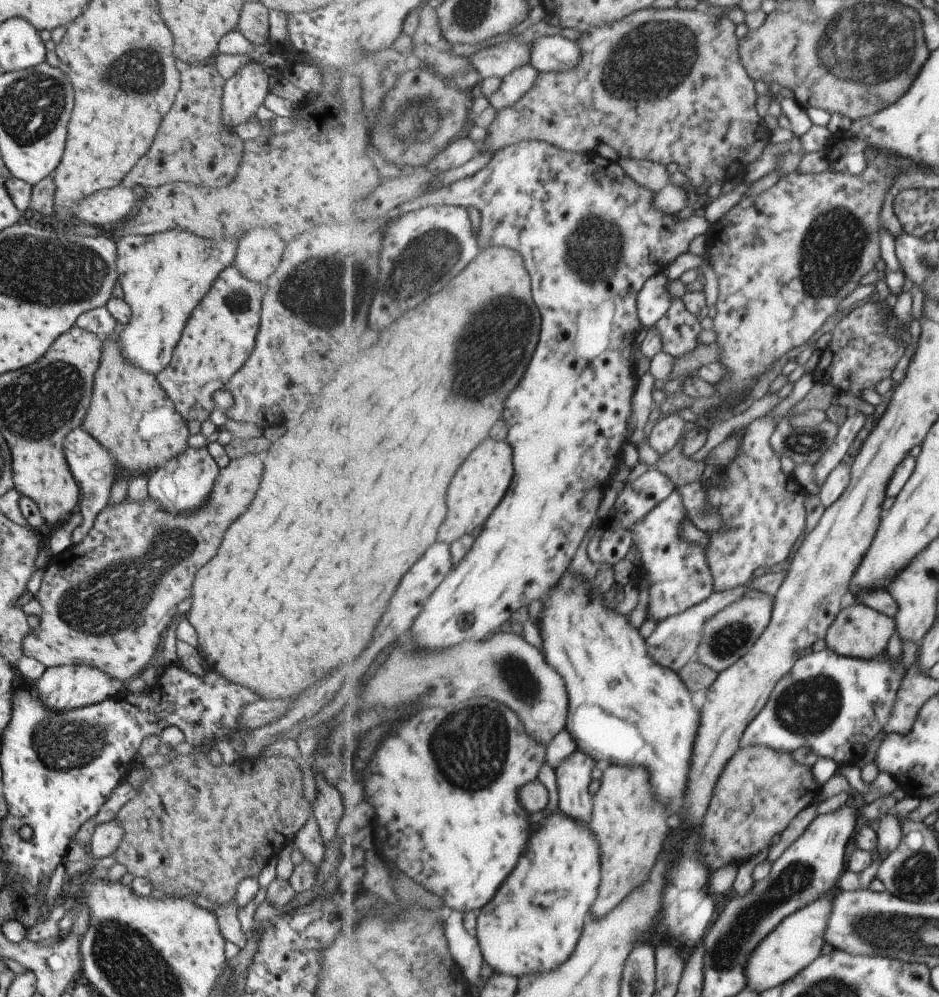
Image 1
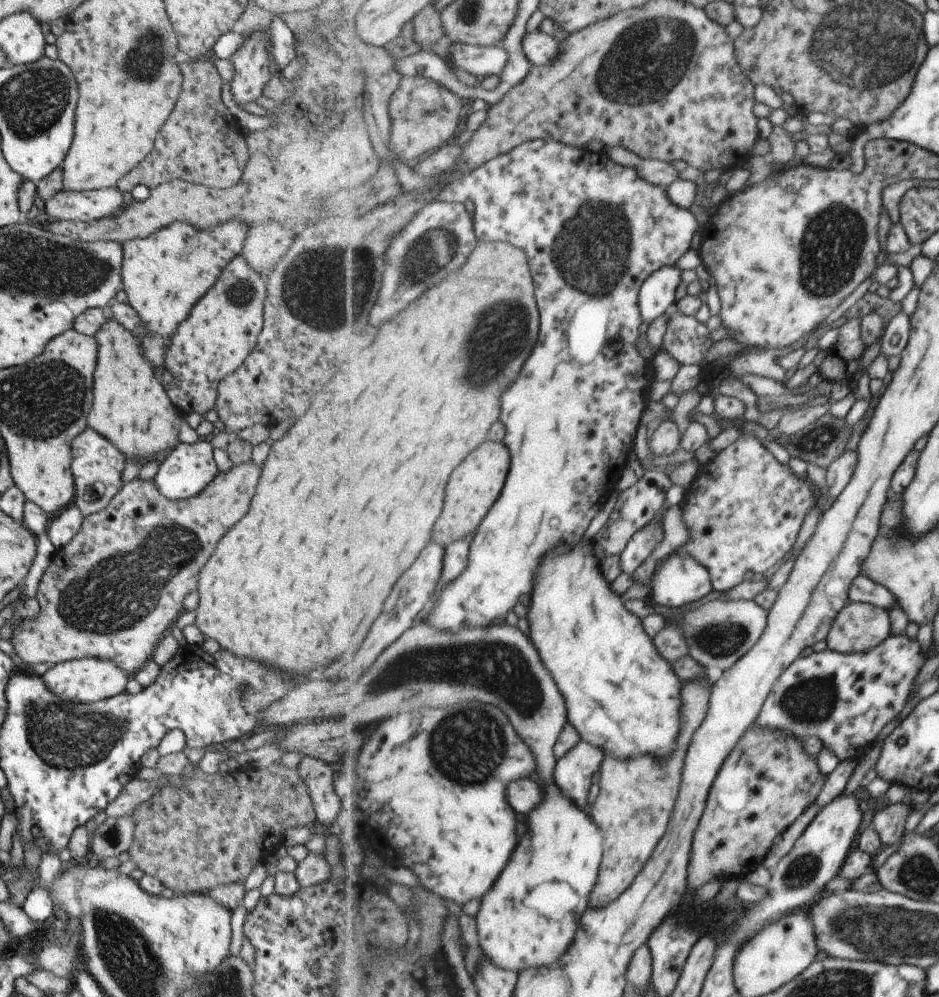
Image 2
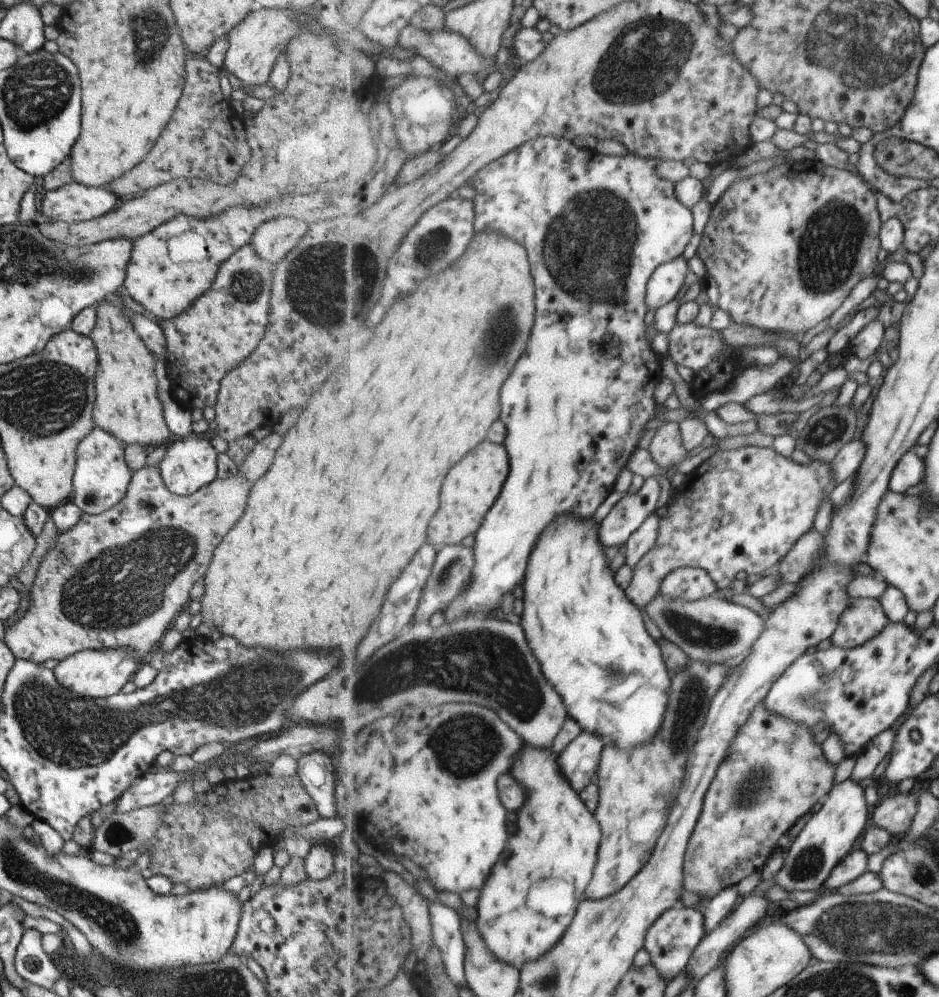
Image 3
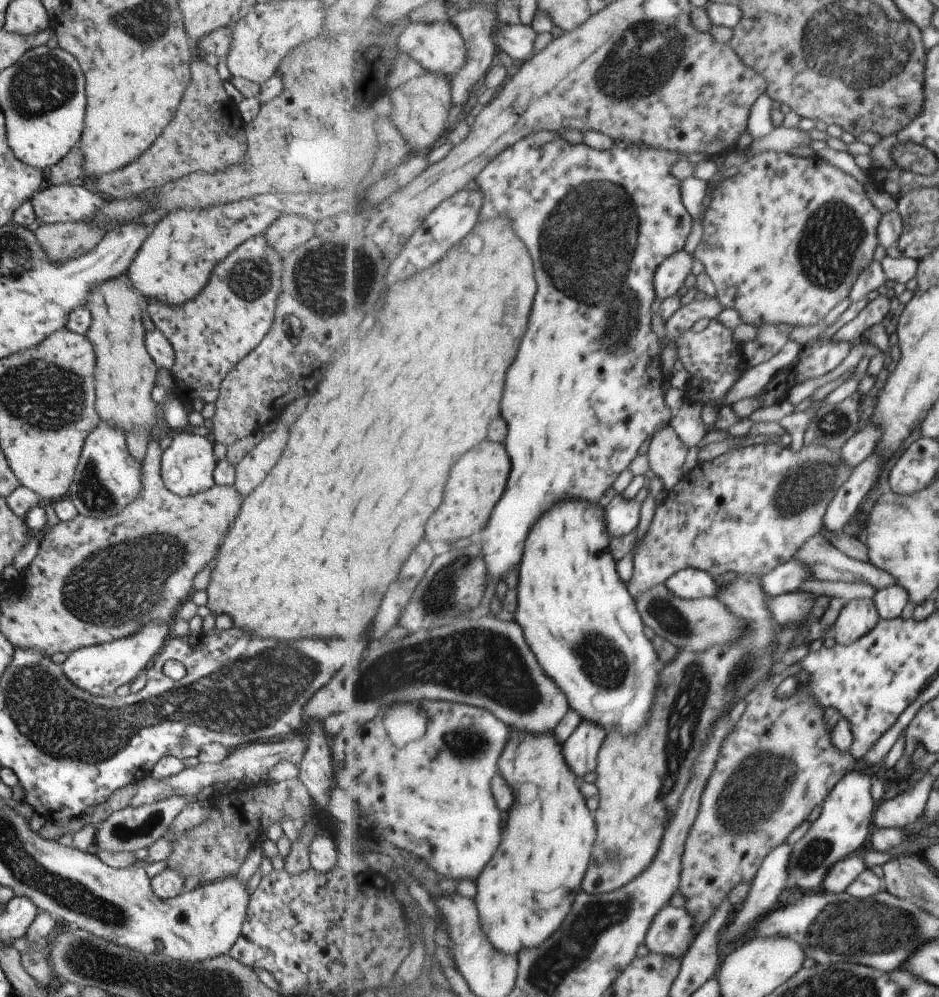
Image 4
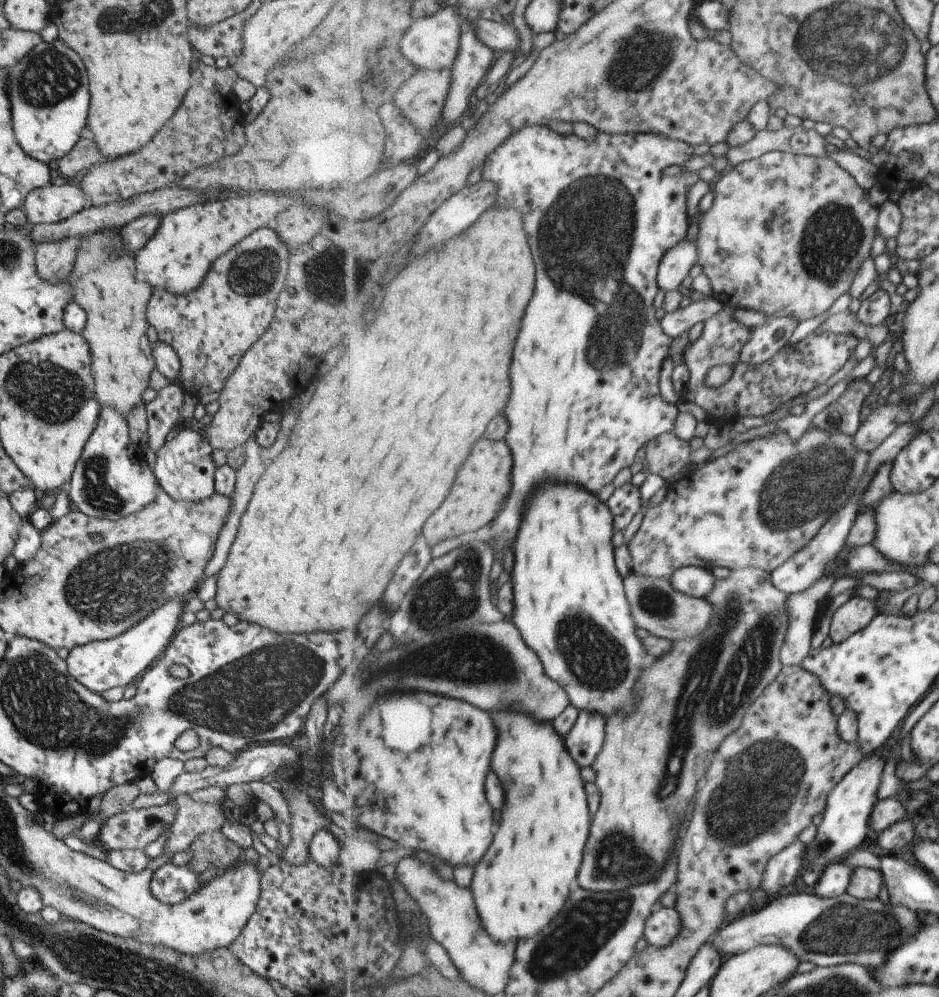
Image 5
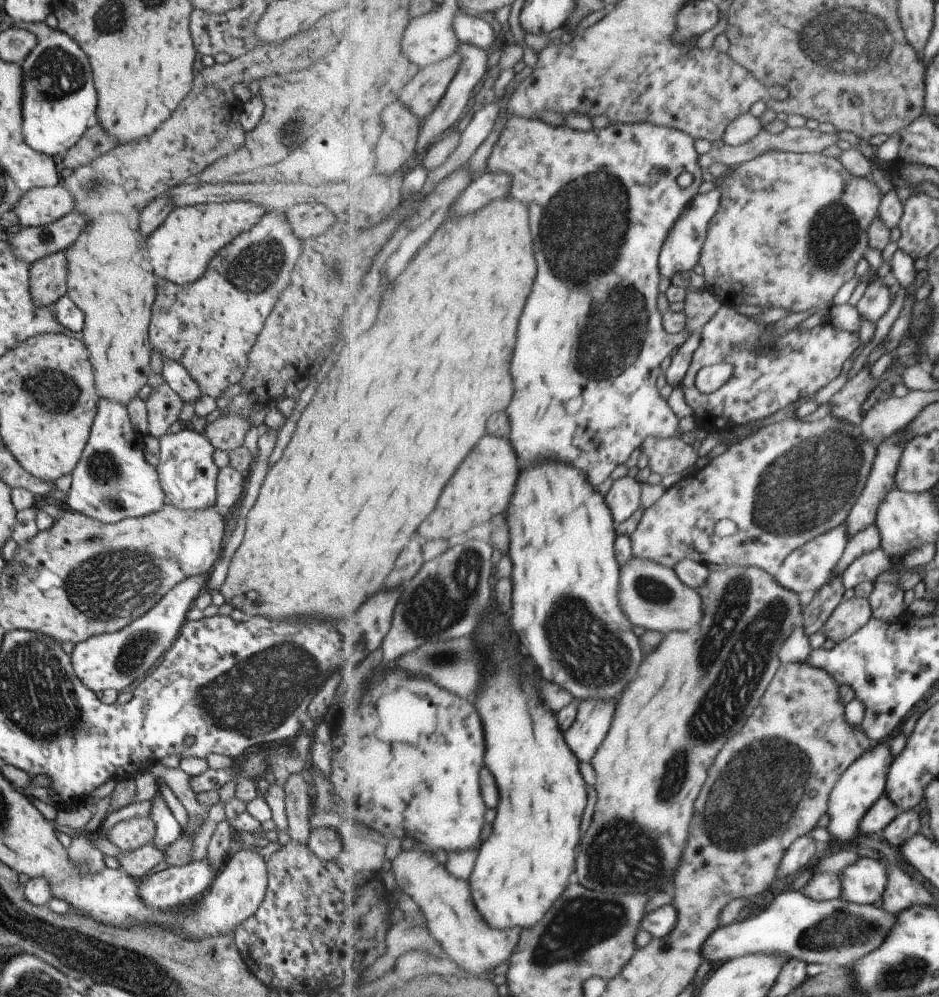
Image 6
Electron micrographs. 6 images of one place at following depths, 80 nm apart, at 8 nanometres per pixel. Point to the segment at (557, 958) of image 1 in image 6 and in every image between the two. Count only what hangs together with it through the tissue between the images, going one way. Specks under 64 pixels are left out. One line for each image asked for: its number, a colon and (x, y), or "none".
2: (529, 918)
3: (530, 901)
4: (525, 894)
5: (522, 885)
6: (524, 867)

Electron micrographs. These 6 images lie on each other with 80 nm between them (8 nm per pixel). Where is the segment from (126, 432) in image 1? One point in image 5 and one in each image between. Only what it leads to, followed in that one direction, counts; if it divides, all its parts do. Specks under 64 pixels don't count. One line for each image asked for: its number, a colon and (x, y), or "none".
2: (130, 409)
3: (126, 406)
4: (124, 374)
5: (105, 285)

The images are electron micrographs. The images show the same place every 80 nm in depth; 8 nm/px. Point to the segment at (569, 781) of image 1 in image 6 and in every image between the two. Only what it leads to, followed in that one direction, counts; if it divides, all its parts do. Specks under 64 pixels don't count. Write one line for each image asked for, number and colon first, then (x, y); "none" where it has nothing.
2: (574, 773)
3: (580, 762)
4: (582, 749)
5: (586, 740)
6: (595, 716)

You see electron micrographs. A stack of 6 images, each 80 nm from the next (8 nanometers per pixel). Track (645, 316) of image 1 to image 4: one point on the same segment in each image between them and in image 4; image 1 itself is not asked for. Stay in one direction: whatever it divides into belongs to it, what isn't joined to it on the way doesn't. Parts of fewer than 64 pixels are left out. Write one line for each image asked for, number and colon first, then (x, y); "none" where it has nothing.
2: (657, 297)
3: (666, 282)
4: (670, 277)

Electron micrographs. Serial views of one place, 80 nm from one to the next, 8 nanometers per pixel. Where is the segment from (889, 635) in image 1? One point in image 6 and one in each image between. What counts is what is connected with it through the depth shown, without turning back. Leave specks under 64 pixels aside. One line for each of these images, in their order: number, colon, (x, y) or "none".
2: (862, 627)
3: (864, 619)
4: (859, 617)
5: (855, 615)
6: (851, 615)

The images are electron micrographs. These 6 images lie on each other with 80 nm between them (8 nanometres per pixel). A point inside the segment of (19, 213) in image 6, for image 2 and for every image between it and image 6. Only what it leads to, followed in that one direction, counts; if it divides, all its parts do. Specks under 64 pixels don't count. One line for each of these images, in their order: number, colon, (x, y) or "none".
2: (64, 206)
3: (72, 202)
4: (73, 202)
5: (52, 203)

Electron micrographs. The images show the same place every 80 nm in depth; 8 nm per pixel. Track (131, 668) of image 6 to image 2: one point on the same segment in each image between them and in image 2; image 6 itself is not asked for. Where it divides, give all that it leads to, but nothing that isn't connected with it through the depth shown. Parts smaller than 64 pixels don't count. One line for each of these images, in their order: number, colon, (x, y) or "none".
2: (89, 680)
3: (92, 674)
4: (98, 670)
5: (100, 665)

